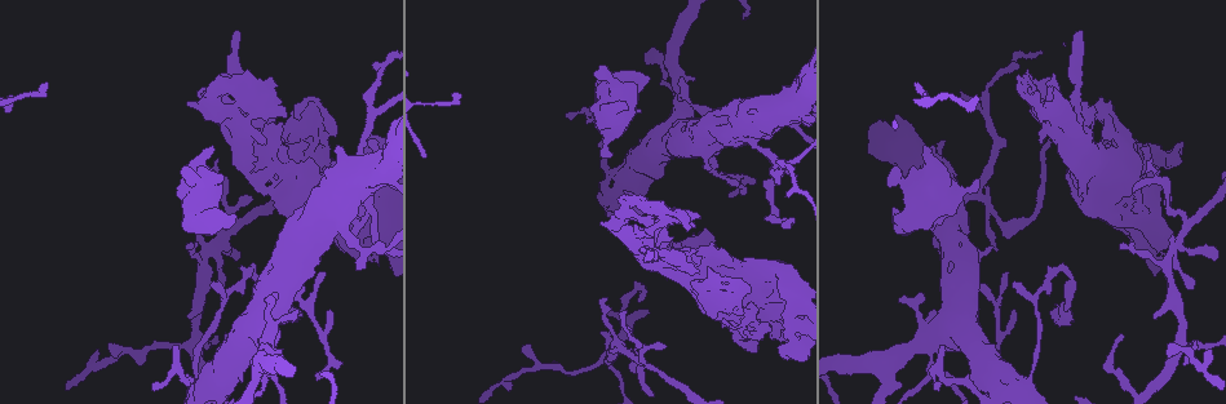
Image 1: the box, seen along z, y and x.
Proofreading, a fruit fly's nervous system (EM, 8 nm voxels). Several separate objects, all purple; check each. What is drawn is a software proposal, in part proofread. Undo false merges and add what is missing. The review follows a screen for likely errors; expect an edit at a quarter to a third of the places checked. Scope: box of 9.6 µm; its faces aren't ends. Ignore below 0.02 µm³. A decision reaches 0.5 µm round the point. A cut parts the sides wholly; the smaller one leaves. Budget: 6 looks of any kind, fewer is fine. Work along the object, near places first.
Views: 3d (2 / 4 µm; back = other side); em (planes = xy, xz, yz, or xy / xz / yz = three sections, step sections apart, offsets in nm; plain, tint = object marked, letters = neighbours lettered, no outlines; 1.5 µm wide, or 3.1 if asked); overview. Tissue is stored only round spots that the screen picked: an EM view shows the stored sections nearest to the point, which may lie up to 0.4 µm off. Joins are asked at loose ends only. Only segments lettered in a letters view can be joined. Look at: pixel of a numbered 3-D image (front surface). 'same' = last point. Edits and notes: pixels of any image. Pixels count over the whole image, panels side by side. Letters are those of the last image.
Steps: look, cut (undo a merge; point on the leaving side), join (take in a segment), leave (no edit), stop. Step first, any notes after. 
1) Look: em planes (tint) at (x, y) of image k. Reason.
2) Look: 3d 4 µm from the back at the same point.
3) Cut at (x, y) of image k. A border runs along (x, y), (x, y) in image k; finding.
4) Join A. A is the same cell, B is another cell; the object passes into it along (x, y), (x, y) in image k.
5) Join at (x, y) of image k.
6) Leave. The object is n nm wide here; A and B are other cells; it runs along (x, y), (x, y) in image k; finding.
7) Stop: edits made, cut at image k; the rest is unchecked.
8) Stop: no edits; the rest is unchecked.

Look: em planes (tint) at (639, 108) of image 1. An open end.

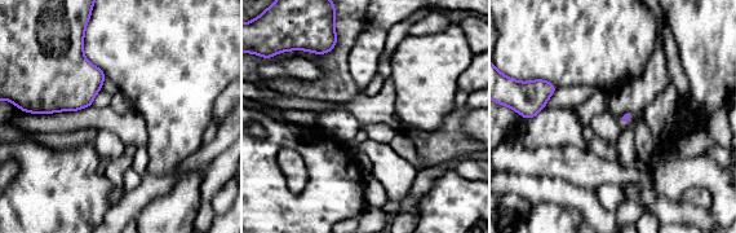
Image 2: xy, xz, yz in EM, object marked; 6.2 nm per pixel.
Look: em planes (letters) at the same point. See the neighbours.

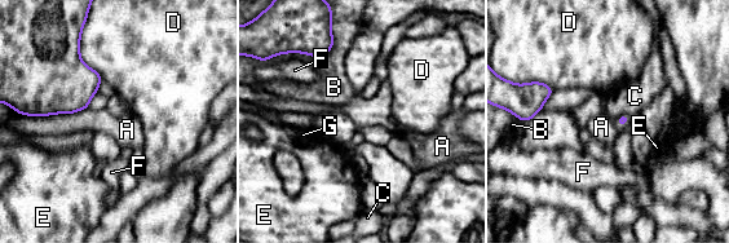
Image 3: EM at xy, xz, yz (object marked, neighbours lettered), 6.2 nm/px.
Leave. The longest contact is with A, 380 nm; A, B, C, D, E, F and G are other cells; none of them fits.

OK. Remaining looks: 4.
Look: em planes (letters) at (613, 155) of image 1. Branch stops here.

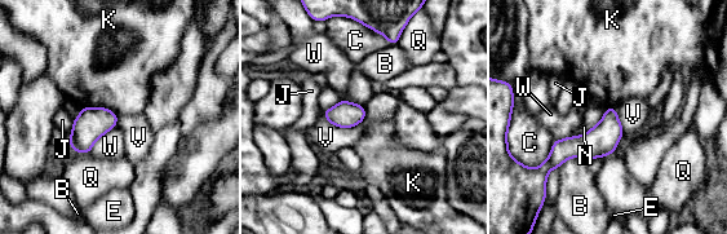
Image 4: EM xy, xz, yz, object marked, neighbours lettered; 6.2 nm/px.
Leave. The longest contact is with V, 280 nm; B, C, E, J, K, N, Q, V and W are other cells; no lettered segment goes on from it.

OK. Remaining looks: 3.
Look: 3d 2 µm at (1152, 230) of image 1. Calibre changes.

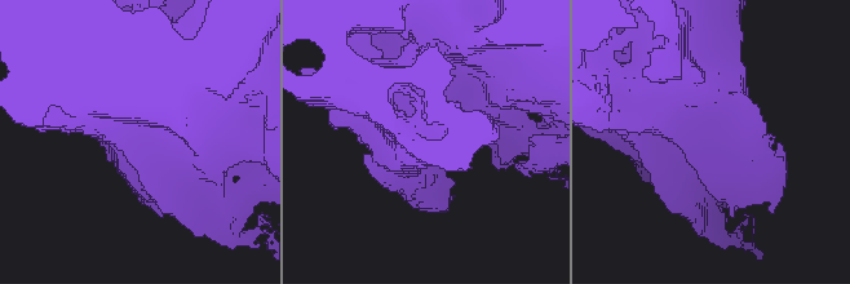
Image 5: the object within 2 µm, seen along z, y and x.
Look: em planes (letters) at (142, 149) of image 5. Shape alone is not enough.

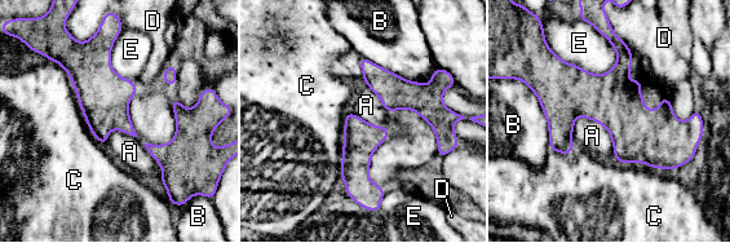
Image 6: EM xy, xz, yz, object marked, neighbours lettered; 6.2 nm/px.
Leave. The longest contact is with B, 550 nm; A, B, C, D and E are other cells; a border runs along (578, 115), (607, 131), (616, 159) in image 6; continuous, no second cell.

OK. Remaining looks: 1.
Stop: no edits; the rest is unchecked.

